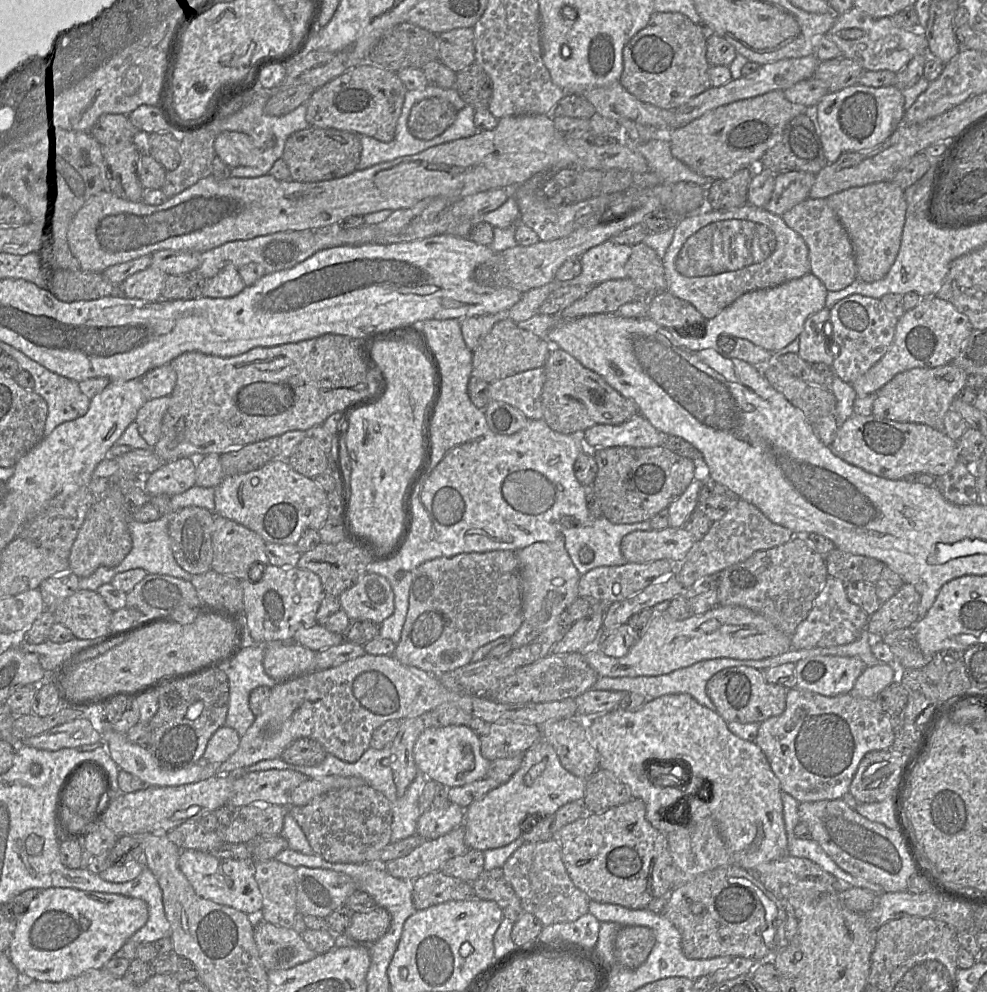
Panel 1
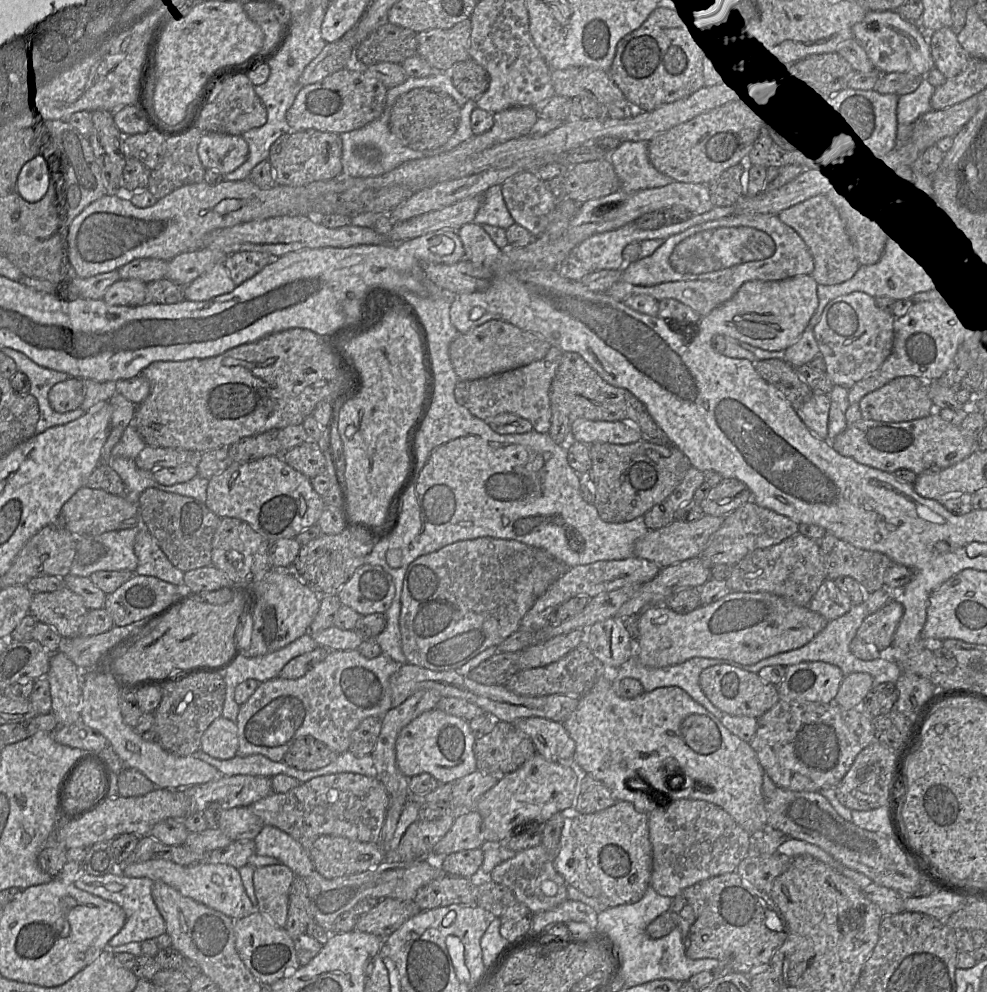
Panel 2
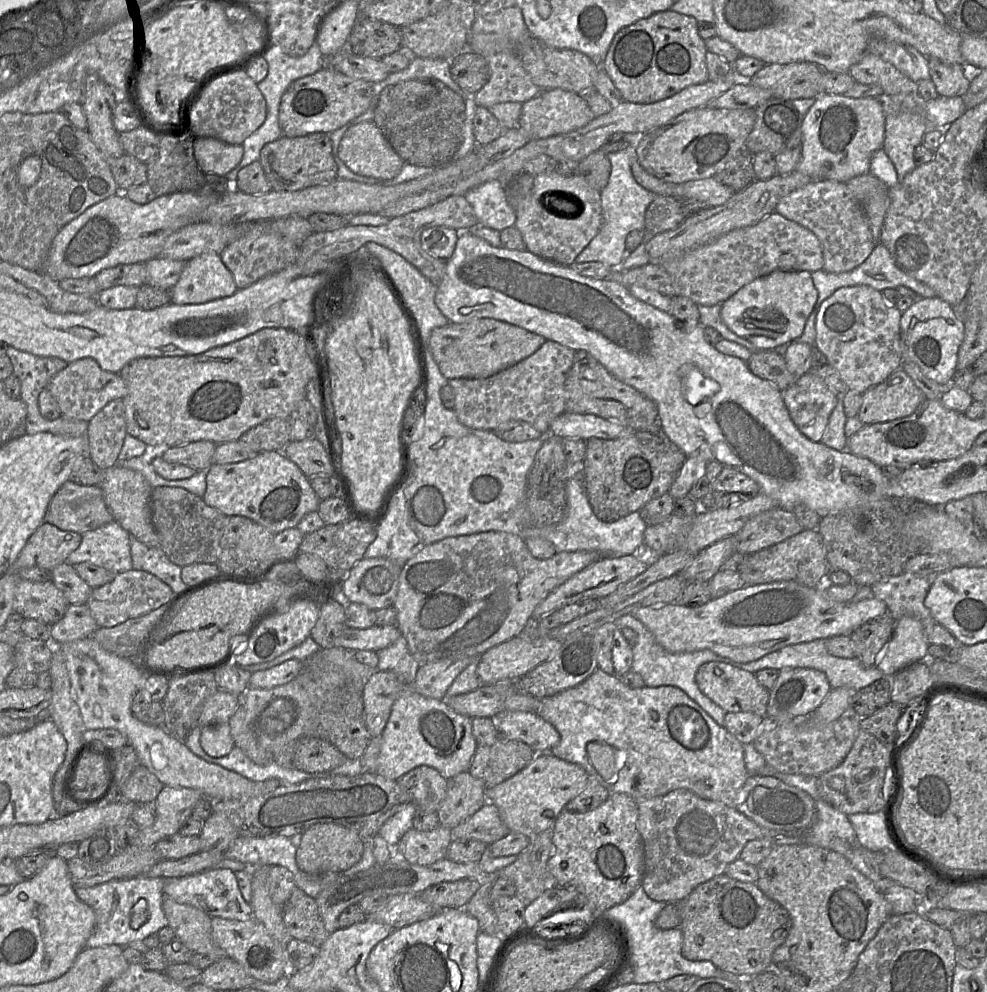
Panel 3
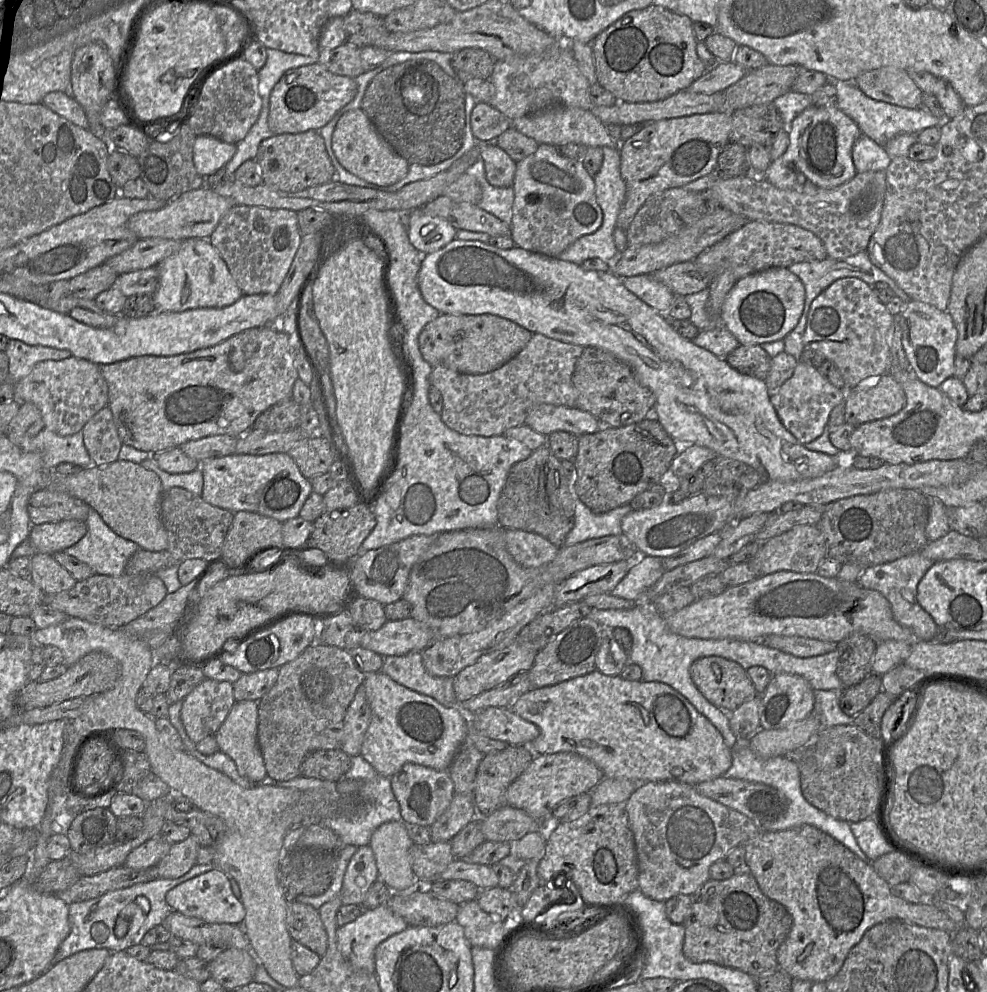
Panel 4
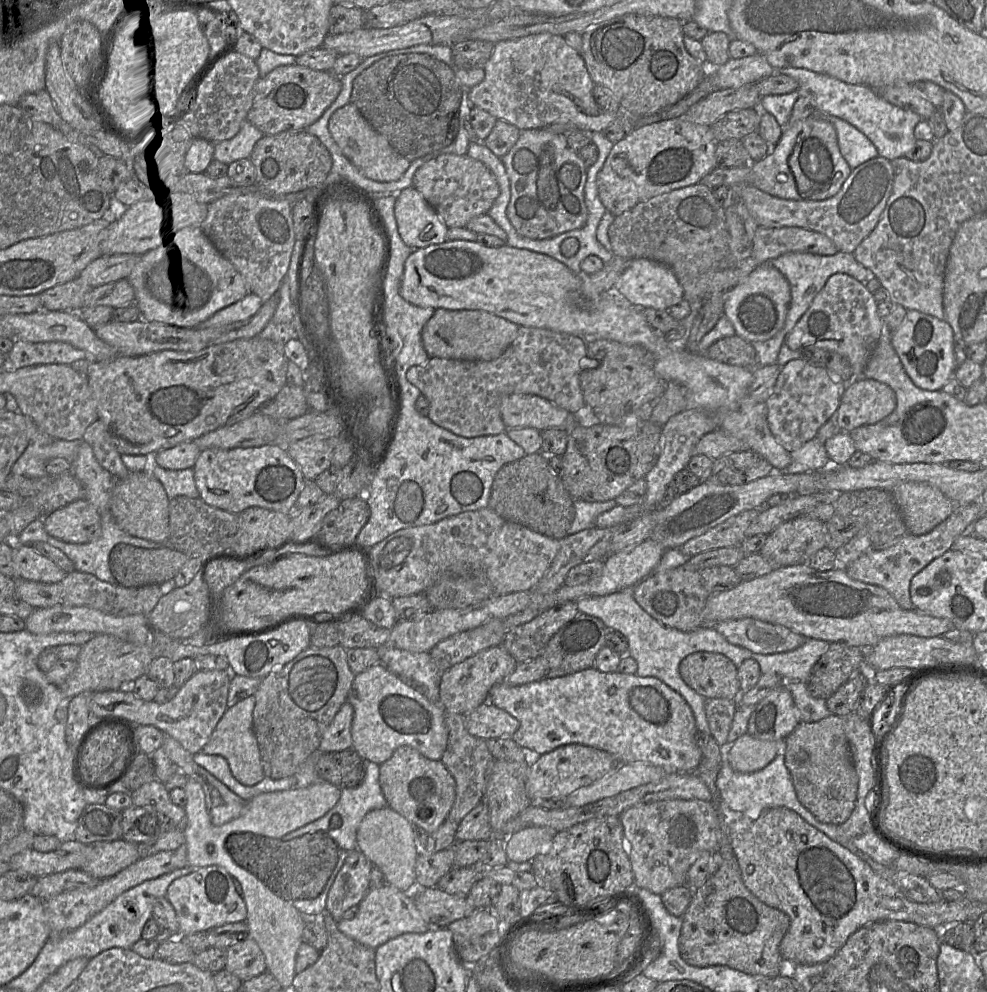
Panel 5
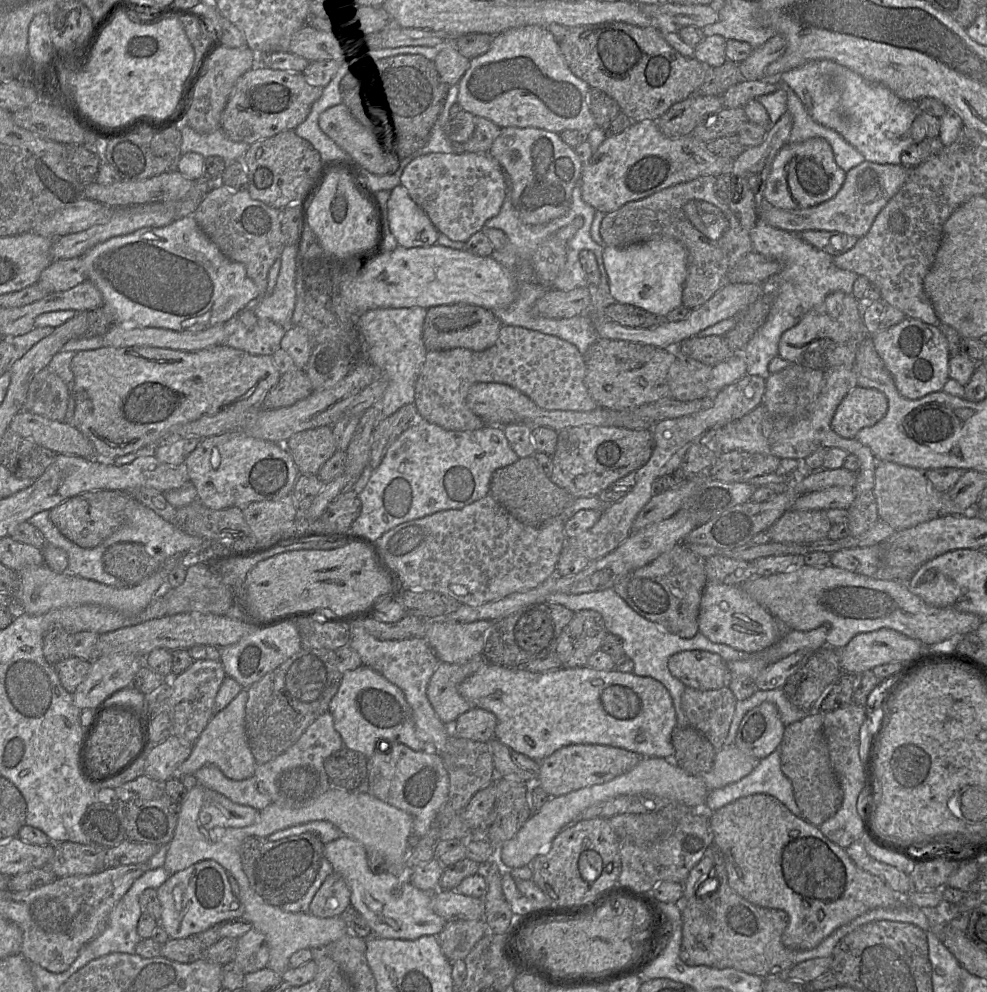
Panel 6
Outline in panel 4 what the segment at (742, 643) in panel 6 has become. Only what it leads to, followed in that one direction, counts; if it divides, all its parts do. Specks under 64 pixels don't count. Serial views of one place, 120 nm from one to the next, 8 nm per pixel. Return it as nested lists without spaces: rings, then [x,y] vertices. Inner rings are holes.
[[[768,635],[761,641],[767,647],[780,650],[800,658],[827,654],[837,649],[837,643],[800,636]]]

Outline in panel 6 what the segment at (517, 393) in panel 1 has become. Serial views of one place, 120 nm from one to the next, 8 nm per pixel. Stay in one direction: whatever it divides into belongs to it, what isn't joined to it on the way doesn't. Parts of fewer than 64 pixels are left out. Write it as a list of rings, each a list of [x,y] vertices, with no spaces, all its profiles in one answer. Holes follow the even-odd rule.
[[[503,325],[500,329],[500,333],[499,333],[499,337],[497,339],[497,341],[495,342],[495,344],[485,350],[482,351],[473,351],[473,350],[469,350],[469,349],[465,349],[465,348],[453,348],[450,350],[438,350],[438,351],[427,351],[426,354],[426,360],[423,364],[423,367],[420,371],[420,374],[417,378],[416,384],[415,384],[415,398],[414,398],[414,405],[416,406],[418,412],[420,413],[420,416],[426,420],[429,423],[433,423],[436,424],[442,428],[448,429],[448,430],[454,430],[454,431],[470,431],[470,430],[477,430],[480,429],[486,425],[492,425],[492,424],[486,424],[481,417],[477,416],[475,413],[473,413],[467,406],[466,404],[466,397],[468,394],[468,391],[470,389],[470,387],[476,383],[481,383],[481,382],[485,382],[485,383],[502,383],[502,384],[507,384],[509,386],[512,386],[513,388],[519,390],[520,392],[522,392],[523,394],[525,394],[526,396],[528,396],[539,408],[544,409],[544,410],[552,410],[552,411],[557,411],[557,410],[565,410],[565,411],[592,411],[594,409],[596,409],[598,407],[598,405],[596,404],[596,402],[594,401],[594,399],[591,397],[591,395],[589,394],[587,387],[585,385],[585,375],[586,375],[586,365],[585,365],[585,361],[584,361],[584,355],[581,354],[579,352],[579,350],[571,343],[562,340],[556,336],[552,336],[552,335],[547,335],[547,334],[543,334],[541,332],[538,331],[533,331],[524,327],[519,327],[519,326],[513,326],[513,325]]]

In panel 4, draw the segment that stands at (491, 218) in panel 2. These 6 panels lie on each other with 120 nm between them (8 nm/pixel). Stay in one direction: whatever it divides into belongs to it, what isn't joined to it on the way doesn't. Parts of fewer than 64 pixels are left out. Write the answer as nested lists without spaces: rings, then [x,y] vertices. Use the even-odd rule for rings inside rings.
[[[481,158],[472,167],[472,172],[482,190],[482,196],[477,206],[502,220],[511,229],[513,187],[495,187],[490,184],[486,178],[484,161]]]

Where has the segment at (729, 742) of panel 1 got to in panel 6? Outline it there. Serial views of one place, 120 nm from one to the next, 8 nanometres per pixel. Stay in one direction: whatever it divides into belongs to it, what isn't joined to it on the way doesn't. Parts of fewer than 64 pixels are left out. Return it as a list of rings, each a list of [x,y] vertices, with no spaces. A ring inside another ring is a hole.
[[[487,662],[458,687],[460,695],[473,707],[492,712],[497,718],[494,738],[514,751],[537,762],[556,750],[573,744],[601,744],[632,751],[642,758],[671,760],[671,735],[677,726],[676,712],[669,691],[657,680],[613,670],[597,670],[587,665],[530,672]]]

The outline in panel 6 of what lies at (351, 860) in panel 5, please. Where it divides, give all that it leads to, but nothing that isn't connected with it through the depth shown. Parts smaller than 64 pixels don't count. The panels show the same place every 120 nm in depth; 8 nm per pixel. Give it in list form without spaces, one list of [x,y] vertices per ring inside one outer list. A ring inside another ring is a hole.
[[[333,872],[314,896],[309,913],[320,918],[336,917],[351,906],[351,890],[346,881]]]

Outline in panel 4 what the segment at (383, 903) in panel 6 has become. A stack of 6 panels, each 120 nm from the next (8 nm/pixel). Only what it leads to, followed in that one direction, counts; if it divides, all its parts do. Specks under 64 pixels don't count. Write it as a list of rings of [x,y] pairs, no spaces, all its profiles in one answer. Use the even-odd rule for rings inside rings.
[[[387,905],[365,909],[354,921],[338,927],[337,945],[342,955],[357,969],[375,973],[375,950],[377,946],[389,937],[407,929],[407,922]]]

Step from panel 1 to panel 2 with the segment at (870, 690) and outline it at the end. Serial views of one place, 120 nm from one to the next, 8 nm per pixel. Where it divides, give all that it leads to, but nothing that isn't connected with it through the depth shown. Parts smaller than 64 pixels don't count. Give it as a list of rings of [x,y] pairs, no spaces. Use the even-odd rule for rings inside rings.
[[[856,672],[846,675],[833,702],[845,709],[860,707],[874,686],[875,681],[868,673]]]

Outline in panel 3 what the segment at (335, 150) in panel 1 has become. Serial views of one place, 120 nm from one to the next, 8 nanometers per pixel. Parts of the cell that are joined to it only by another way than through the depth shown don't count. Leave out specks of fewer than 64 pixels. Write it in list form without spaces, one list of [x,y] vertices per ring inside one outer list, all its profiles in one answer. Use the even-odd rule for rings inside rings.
[[[318,132],[299,137],[282,136],[264,145],[259,161],[271,188],[281,191],[297,191],[327,184],[337,178],[338,166],[332,154],[329,135]]]

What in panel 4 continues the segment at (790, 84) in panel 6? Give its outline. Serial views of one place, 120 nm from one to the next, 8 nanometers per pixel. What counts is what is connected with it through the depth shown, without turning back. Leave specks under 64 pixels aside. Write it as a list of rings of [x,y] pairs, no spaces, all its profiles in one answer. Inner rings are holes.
[[[830,78],[829,84],[833,84],[836,88],[834,104],[856,122],[862,134],[869,136],[884,148],[890,139],[899,134],[918,134],[926,128],[933,126],[941,127],[943,124],[944,119],[933,116],[922,106],[918,108],[905,108],[869,97],[854,81]]]

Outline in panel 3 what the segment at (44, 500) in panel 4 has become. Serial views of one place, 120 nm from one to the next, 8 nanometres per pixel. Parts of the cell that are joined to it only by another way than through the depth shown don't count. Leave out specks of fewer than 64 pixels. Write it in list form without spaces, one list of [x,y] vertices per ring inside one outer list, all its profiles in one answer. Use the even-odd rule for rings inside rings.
[[[66,481],[54,494],[44,517],[46,523],[61,530],[76,532],[81,535],[112,521],[114,521],[113,516],[105,504],[99,486],[81,486],[71,481]]]

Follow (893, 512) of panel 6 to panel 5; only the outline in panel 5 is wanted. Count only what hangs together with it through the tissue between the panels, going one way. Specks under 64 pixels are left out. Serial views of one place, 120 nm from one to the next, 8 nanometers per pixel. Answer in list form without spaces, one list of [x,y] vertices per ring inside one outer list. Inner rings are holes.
[[[902,482],[890,490],[899,506],[908,534],[930,532],[953,511],[955,504],[938,488],[919,482]]]

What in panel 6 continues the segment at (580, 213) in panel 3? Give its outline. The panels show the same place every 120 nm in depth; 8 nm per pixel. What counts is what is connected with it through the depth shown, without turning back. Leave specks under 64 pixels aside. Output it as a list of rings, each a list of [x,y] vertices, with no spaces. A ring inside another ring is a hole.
[[[505,127],[495,139],[489,154],[497,160],[509,179],[512,204],[523,223],[546,224],[568,212],[572,202],[572,192],[579,184],[584,162],[575,150],[562,140],[559,133],[534,127]]]

